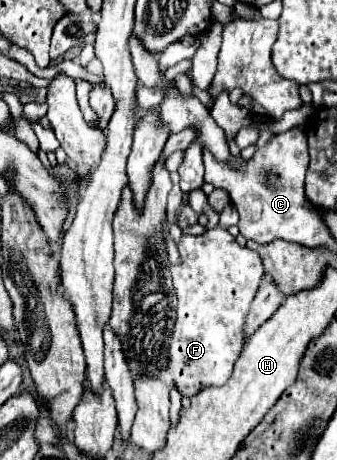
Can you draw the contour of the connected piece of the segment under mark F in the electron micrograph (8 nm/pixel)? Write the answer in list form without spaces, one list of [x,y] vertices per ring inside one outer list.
[[[233,205],[225,207],[215,229],[207,229],[197,237],[183,235],[179,243],[181,265],[171,265],[179,305],[169,347],[169,371],[173,373],[173,383],[185,397],[193,397],[211,385],[223,385],[247,345],[243,331],[245,319],[265,277],[265,269],[263,259],[255,251],[237,245],[235,237],[227,231],[237,221],[237,209]]]

